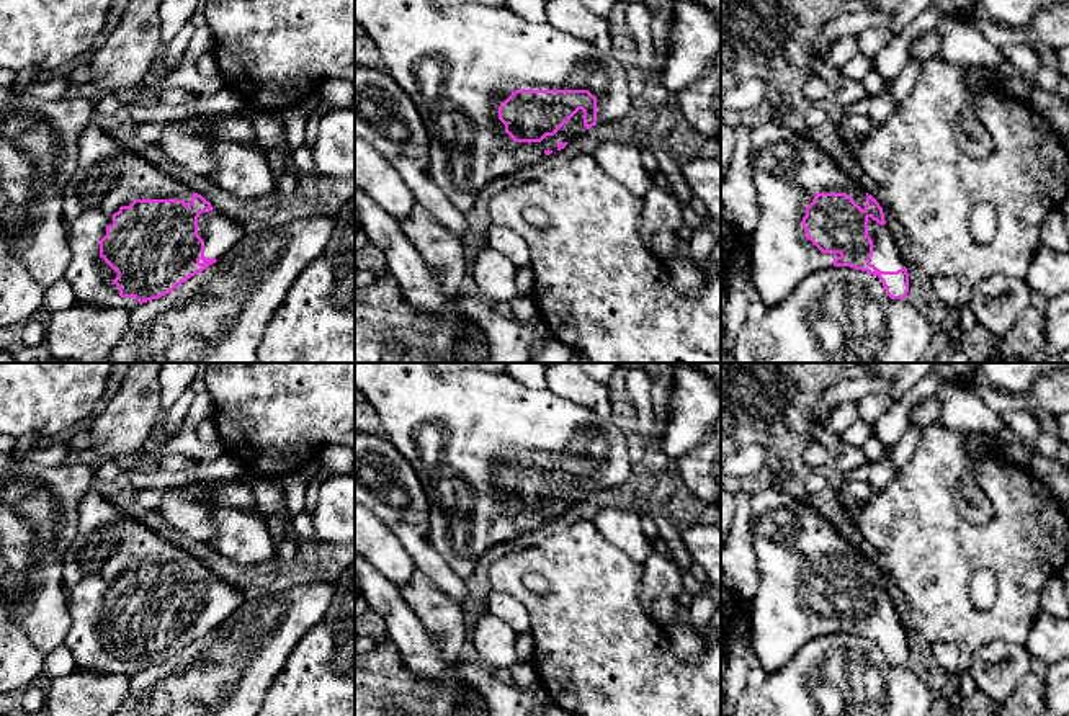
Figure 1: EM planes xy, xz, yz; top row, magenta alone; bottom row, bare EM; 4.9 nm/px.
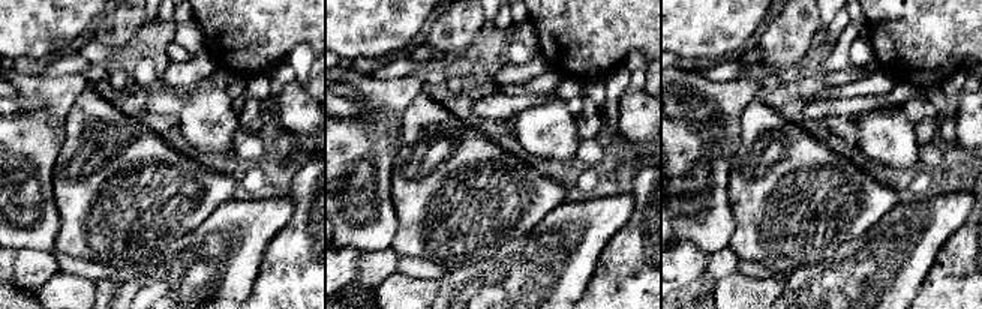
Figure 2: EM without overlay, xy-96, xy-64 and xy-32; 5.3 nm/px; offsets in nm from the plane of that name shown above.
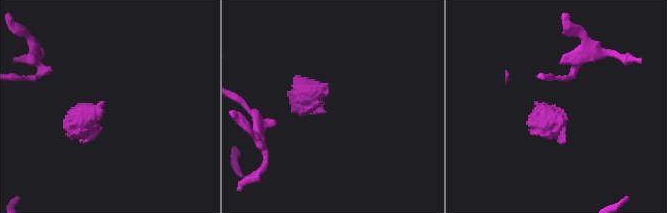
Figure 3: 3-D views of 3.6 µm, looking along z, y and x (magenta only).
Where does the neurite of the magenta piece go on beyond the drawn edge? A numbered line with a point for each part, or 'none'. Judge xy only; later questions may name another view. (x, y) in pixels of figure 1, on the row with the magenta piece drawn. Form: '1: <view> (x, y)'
1: xy (108, 175)

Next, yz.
1: yz (788, 169)

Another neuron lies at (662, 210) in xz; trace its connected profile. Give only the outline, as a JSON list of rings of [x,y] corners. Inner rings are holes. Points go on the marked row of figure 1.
[[[651,178],[651,186],[644,196],[644,206],[639,221],[639,235],[644,247],[657,255],[654,248],[654,234],[664,229],[680,230],[685,226],[682,216],[680,199],[654,183]]]

